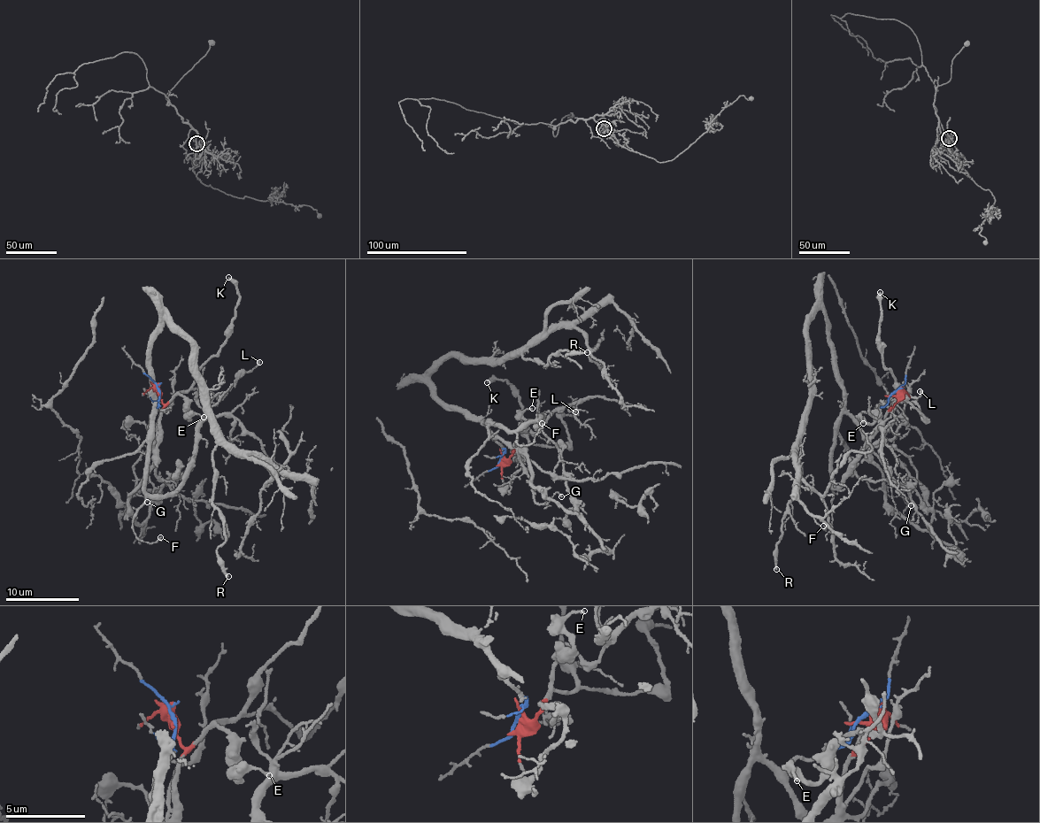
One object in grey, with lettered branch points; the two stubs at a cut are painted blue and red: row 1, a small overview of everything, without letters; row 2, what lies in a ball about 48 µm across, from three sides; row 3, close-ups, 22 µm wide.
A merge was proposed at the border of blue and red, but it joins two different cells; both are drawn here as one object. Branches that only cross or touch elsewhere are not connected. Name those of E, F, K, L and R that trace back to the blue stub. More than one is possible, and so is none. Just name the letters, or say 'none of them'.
F, R

